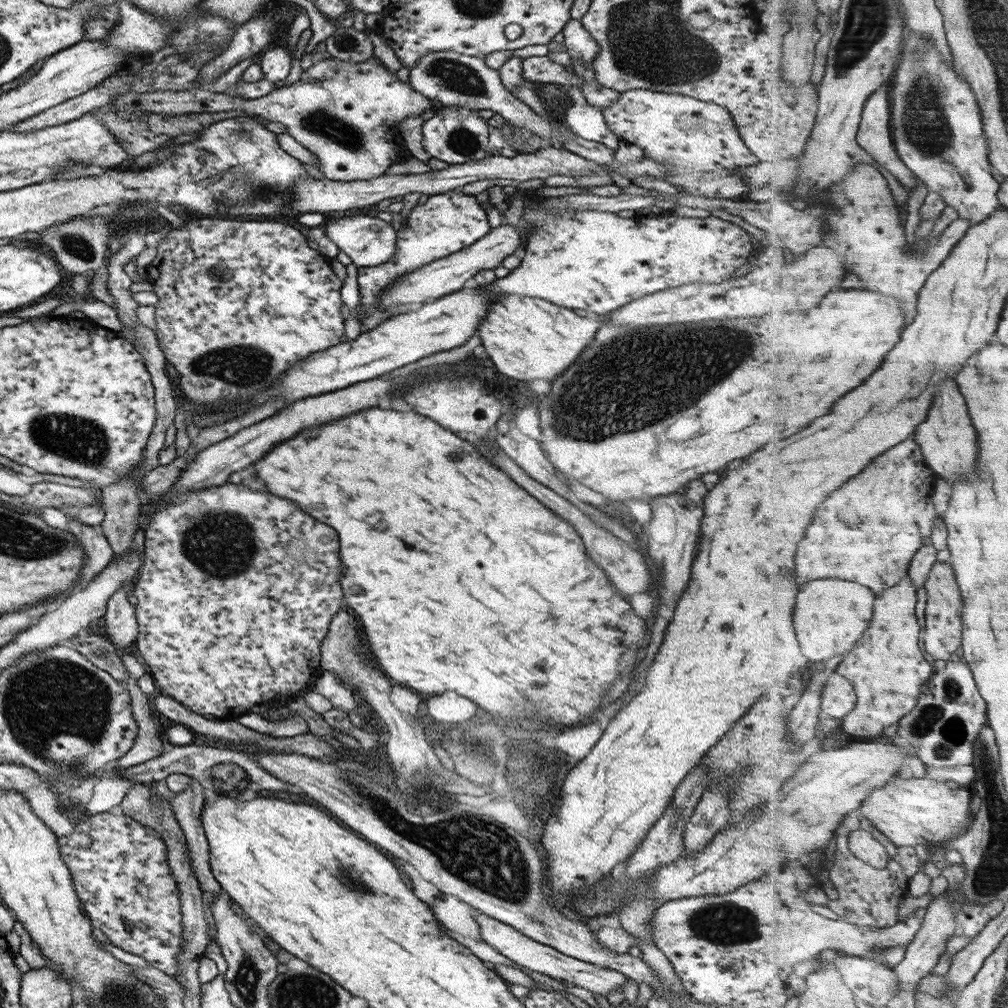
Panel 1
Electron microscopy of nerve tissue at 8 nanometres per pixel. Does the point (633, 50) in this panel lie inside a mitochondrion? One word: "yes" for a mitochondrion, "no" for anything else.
yes

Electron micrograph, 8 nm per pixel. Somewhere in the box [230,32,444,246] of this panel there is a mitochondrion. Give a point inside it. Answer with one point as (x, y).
(324, 124)

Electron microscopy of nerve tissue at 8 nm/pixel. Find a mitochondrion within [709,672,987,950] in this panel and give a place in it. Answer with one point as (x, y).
(951, 731)

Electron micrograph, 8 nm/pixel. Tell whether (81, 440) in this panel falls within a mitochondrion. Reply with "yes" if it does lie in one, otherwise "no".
yes

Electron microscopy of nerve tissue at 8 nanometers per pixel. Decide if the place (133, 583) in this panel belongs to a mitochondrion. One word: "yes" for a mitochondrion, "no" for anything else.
no

